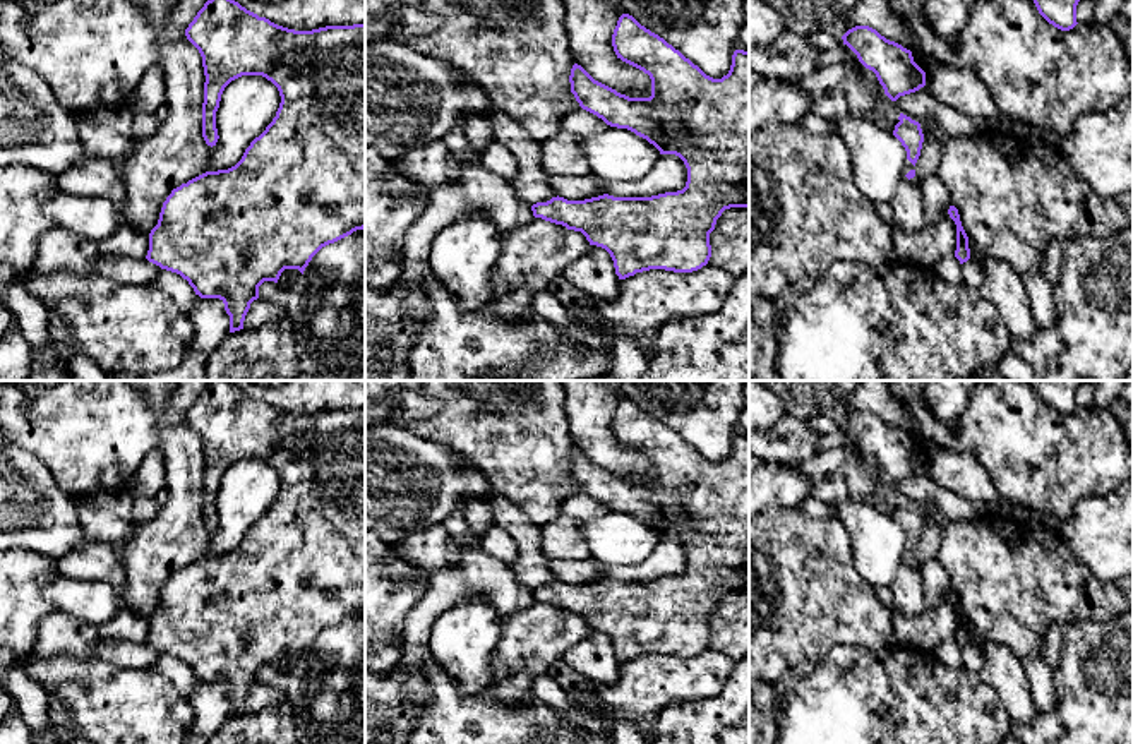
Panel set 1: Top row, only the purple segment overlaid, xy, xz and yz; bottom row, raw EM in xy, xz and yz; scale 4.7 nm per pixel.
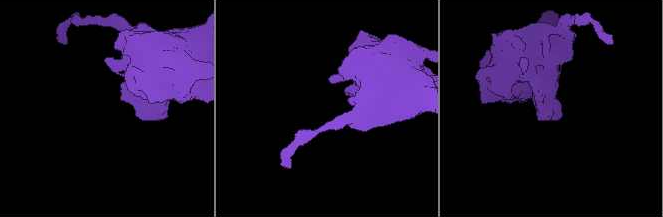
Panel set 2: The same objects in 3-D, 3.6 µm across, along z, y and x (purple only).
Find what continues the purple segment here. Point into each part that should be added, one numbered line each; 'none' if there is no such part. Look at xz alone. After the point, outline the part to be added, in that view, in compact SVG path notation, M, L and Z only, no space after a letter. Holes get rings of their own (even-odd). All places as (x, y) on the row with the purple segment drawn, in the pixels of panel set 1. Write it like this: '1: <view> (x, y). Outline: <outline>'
none

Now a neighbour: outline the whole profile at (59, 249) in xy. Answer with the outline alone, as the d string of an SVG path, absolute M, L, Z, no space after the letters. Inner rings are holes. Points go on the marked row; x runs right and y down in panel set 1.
M120 223L108 238L99 242L51 226L38 238L34 269L96 274L94 261L99 257L146 259L147 250L149 235L135 231L125 223Z

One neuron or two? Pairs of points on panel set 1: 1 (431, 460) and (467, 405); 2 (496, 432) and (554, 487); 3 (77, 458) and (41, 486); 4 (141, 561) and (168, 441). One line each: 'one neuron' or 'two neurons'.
1: two neurons
2: one neuron
3: two neurons
4: one neuron

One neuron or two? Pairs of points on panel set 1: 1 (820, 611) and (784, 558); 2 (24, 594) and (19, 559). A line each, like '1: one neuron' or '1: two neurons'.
1: one neuron
2: one neuron

